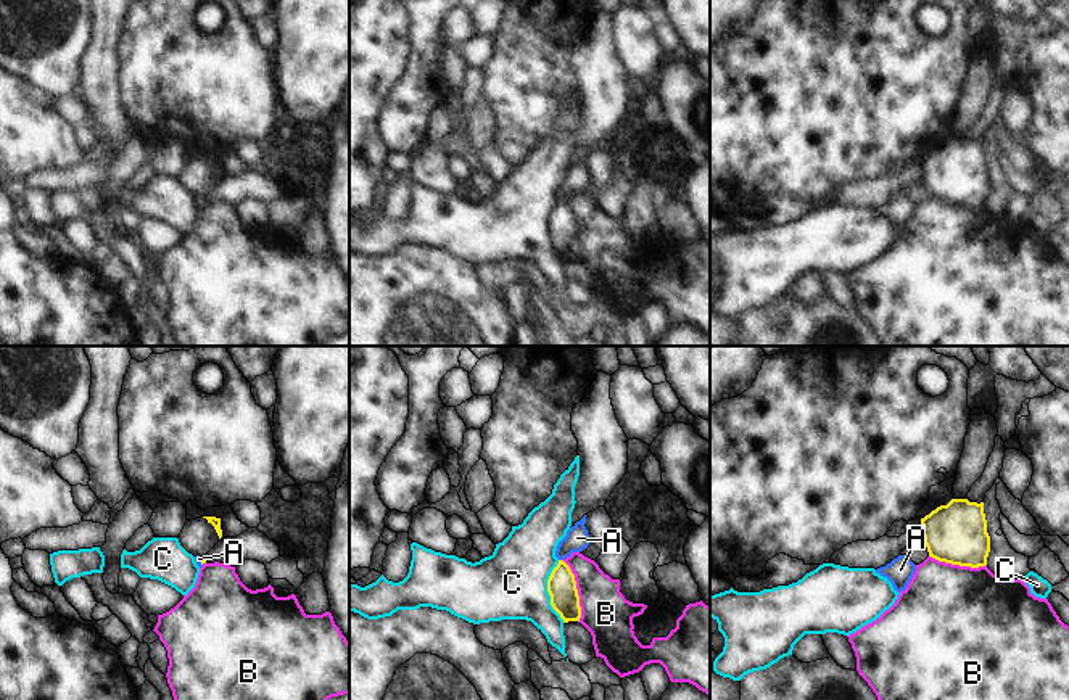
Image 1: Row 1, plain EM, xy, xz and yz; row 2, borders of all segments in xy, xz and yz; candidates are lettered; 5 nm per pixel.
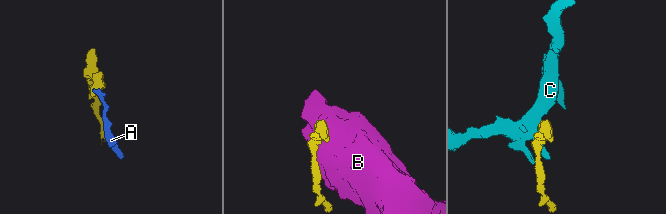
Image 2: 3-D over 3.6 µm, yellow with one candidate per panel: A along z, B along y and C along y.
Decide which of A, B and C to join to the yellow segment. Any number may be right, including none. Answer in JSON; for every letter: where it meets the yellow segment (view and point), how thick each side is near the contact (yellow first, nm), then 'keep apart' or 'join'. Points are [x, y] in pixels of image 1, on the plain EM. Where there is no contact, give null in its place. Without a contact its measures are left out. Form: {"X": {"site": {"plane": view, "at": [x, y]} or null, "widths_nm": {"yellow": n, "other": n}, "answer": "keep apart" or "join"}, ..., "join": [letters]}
{"A": {"site": {"plane": "xz", "at": [561, 200]}, "widths_nm": {"yellow": 140, "other": 120}, "answer": "join"}, "B": {"site": {"plane": "xz", "at": [577, 230]}, "widths_nm": {"yellow": 140, "other": 240}, "answer": "keep apart"}, "C": {"site": {"plane": "xz", "at": [548, 230]}, "widths_nm": {"yellow": 140, "other": 360}, "answer": "keep apart"}, "join": ["A"]}

